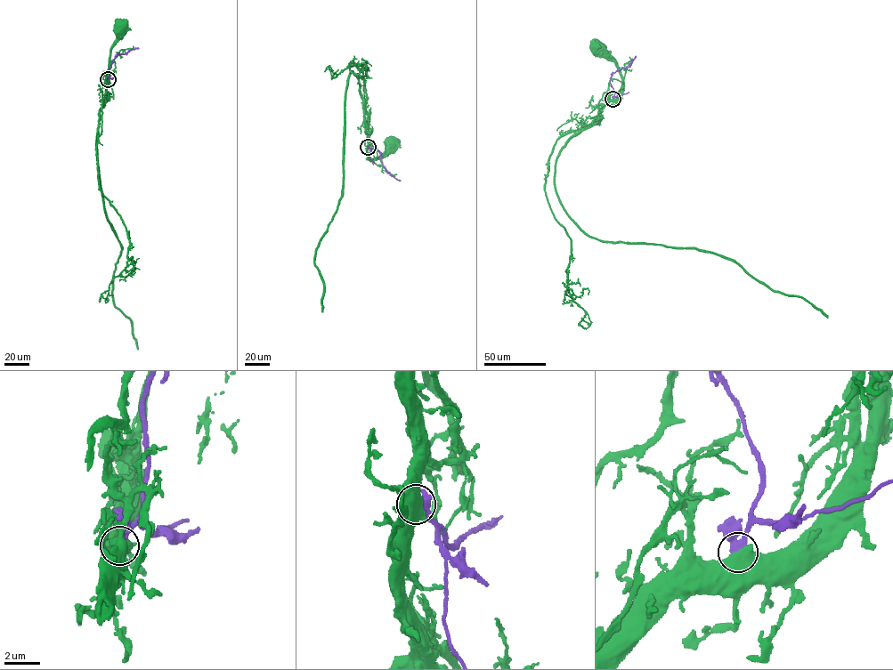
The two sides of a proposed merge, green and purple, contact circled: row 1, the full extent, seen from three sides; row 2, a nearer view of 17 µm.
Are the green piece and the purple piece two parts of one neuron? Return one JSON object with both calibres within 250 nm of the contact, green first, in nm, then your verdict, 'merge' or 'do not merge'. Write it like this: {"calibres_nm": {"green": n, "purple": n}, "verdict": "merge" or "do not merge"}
{"calibres_nm": {"green": 850, "purple": 500}, "verdict": "do not merge"}

